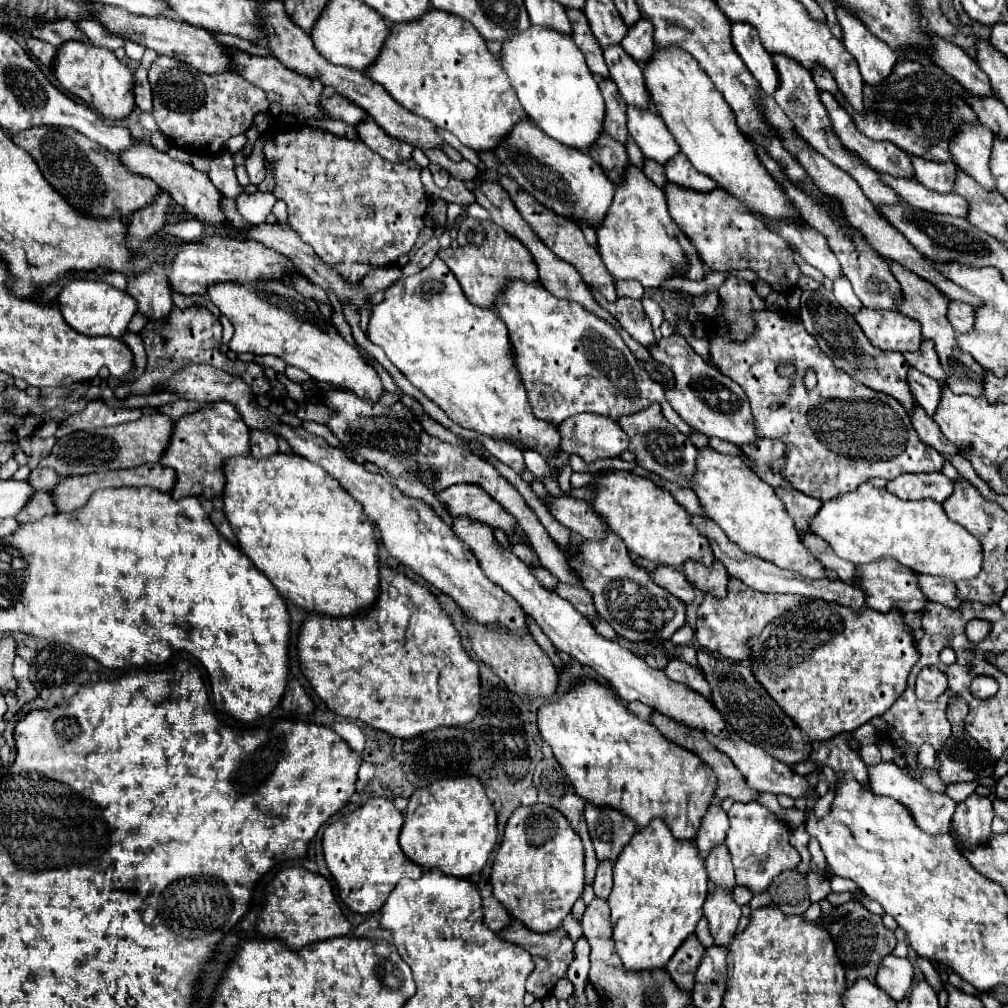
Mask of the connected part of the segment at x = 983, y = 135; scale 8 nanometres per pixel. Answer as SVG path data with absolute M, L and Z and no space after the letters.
M964 124L950 146L950 152L970 178L974 178L982 188L996 190L996 178L990 172L990 156L994 146L994 134L982 124Z

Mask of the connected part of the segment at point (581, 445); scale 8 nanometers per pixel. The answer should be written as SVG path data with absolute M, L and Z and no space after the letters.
M578 414L578 416L566 418L558 428L560 428L560 434L562 434L562 452L558 454L556 460L548 460L548 464L556 466L556 468L560 468L562 464L566 464L570 454L578 454L586 464L590 464L596 458L620 458L622 452L630 444L630 438L620 428L620 424L614 422L614 420L606 420L606 416Z

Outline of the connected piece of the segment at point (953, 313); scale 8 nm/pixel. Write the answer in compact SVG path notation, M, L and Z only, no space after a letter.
M950 302L948 320L950 320L950 324L954 326L956 332L964 334L964 332L974 330L974 318L976 318L976 312L974 312L974 308L970 304Z

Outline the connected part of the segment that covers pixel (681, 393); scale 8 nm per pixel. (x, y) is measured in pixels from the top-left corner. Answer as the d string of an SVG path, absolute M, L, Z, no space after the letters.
M672 334L670 338L662 338L654 348L650 348L650 354L658 364L664 364L672 370L674 386L666 390L666 400L688 426L710 438L716 436L736 446L754 444L760 440L744 390L714 366L708 366L682 336Z

